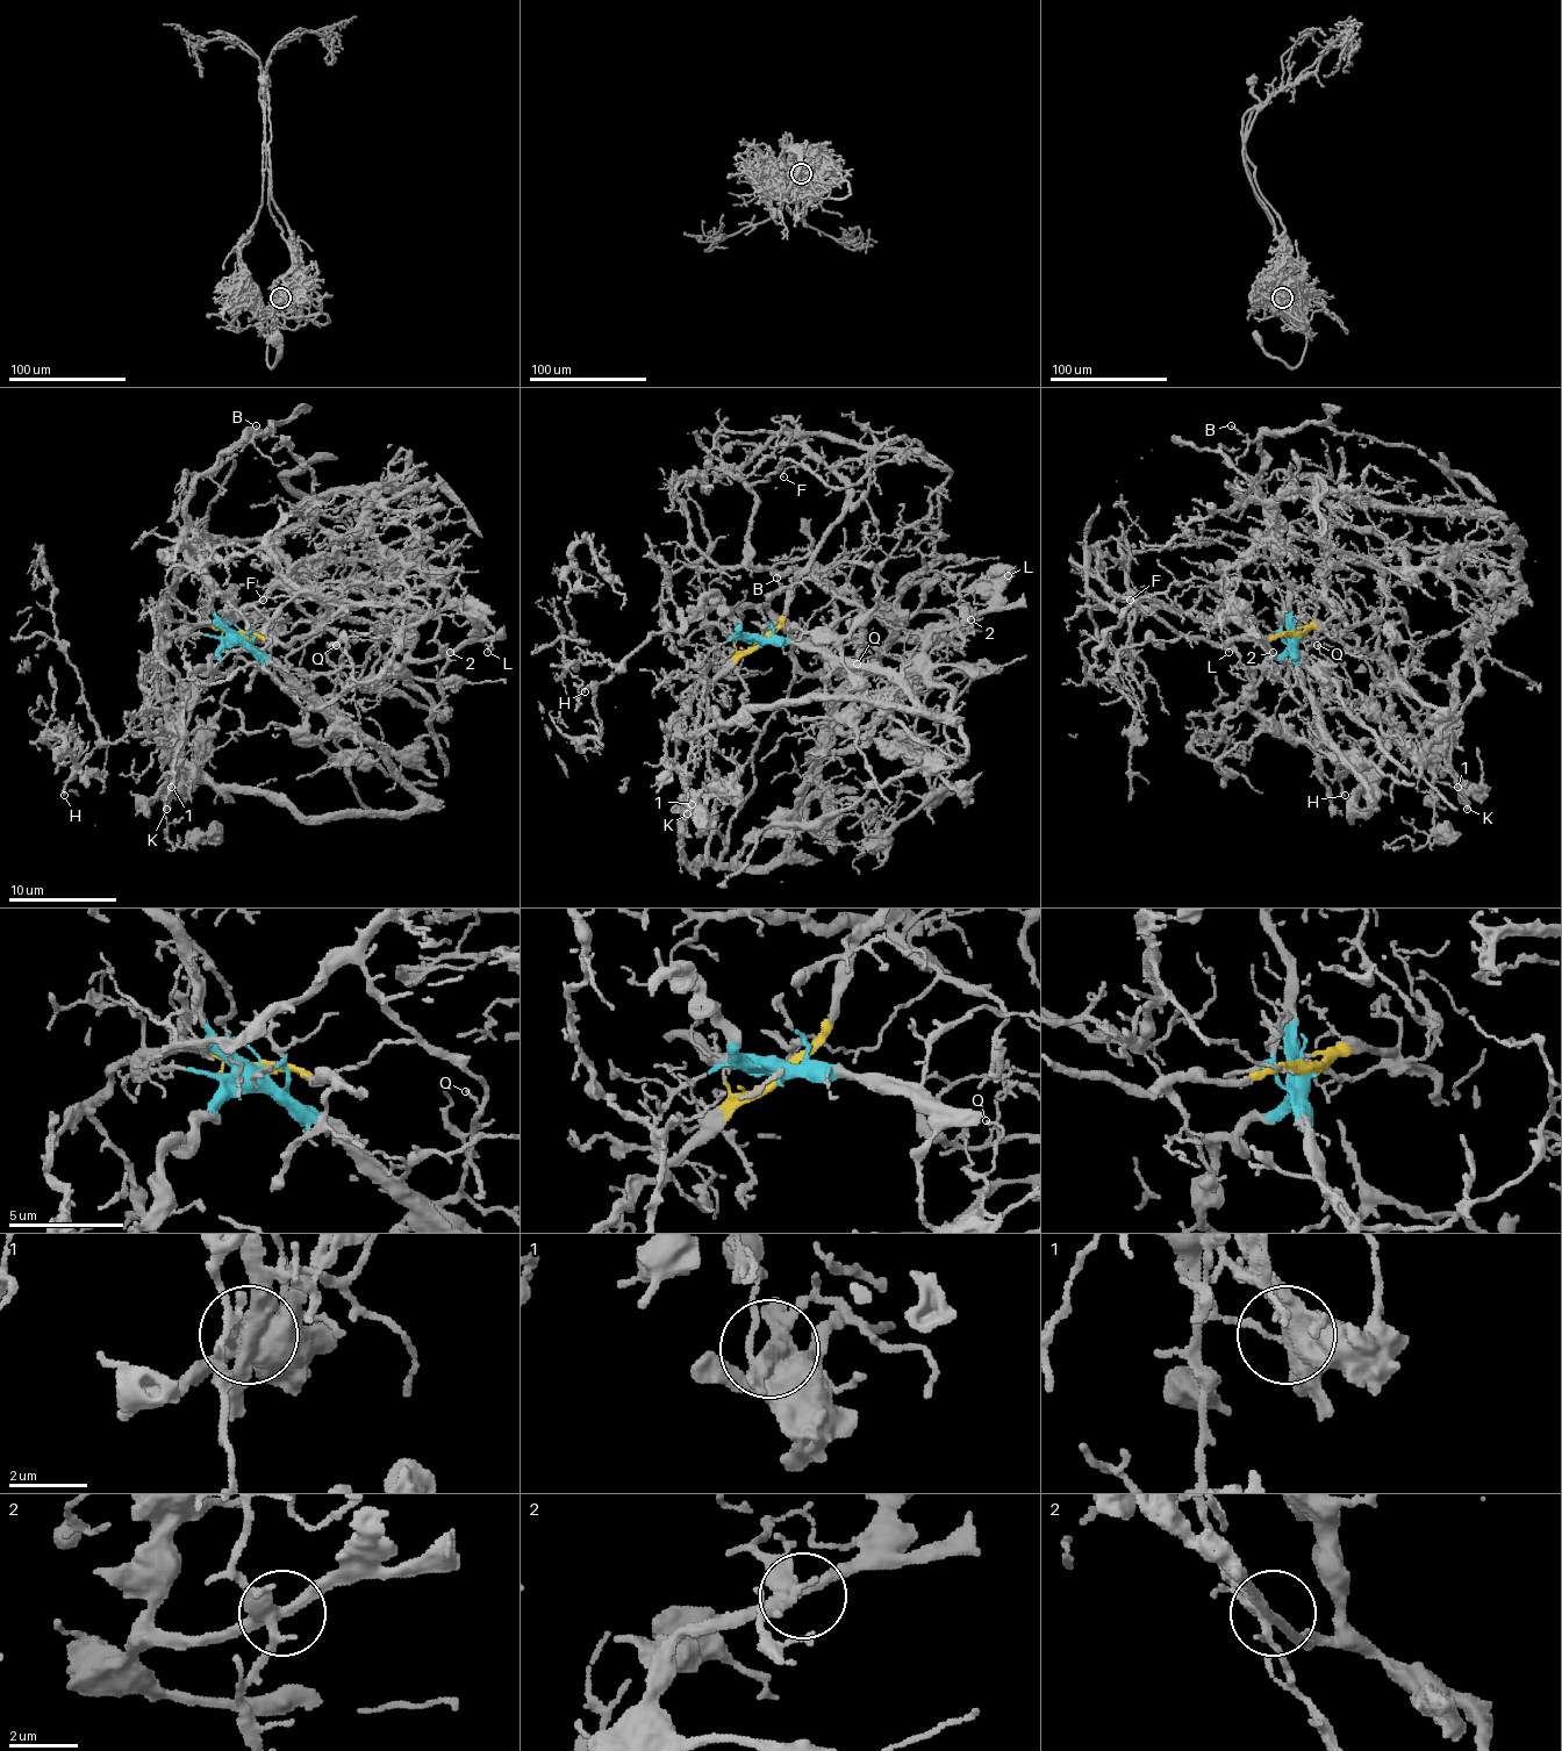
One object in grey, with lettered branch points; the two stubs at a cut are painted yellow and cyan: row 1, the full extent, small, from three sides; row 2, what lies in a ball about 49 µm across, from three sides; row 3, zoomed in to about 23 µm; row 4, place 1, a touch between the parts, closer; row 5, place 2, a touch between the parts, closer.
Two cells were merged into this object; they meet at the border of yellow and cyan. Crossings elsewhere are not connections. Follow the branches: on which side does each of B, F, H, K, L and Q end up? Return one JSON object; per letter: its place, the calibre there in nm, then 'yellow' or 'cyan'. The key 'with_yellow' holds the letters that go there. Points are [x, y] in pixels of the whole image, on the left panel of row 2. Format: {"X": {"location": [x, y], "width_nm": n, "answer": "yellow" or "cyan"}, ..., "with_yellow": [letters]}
{"B": {"location": [256, 425], "width_nm": 70, "answer": "cyan"}, "F": {"location": [263, 600], "width_nm": 110, "answer": "yellow"}, "H": {"location": [64, 795], "width_nm": 180, "answer": "cyan"}, "K": {"location": [166, 809], "width_nm": 300, "answer": "yellow"}, "L": {"location": [487, 652], "width_nm": 140, "answer": "cyan"}, "Q": {"location": [336, 645], "width_nm": 140, "answer": "cyan"}, "with_yellow": ["F", "K"]}

